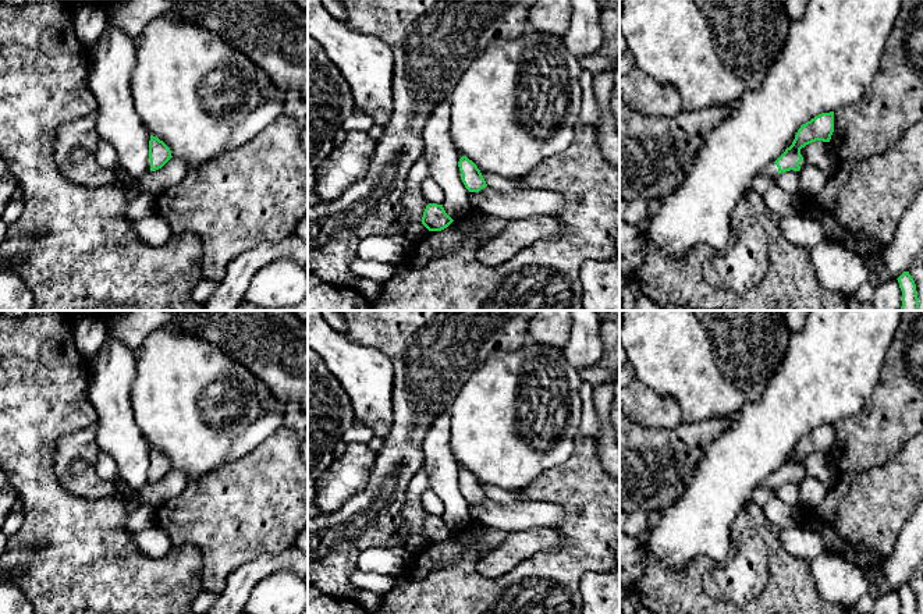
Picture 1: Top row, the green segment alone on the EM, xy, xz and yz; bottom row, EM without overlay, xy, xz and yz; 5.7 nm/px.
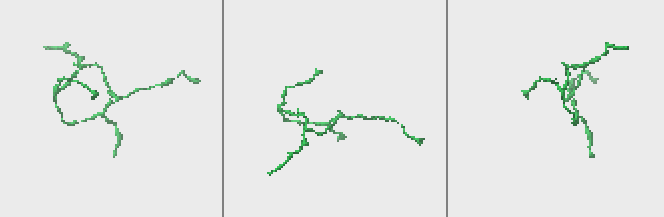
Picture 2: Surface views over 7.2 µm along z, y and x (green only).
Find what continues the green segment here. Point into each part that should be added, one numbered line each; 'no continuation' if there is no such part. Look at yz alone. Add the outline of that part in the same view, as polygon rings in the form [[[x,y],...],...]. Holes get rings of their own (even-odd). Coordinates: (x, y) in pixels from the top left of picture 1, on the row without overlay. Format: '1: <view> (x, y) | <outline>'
1: yz (771, 482) | [[[773,473],[768,478],[766,478],[764,480],[760,482],[760,485],[756,489],[768,489],[768,490],[775,490],[778,487],[778,479],[777,476]]]

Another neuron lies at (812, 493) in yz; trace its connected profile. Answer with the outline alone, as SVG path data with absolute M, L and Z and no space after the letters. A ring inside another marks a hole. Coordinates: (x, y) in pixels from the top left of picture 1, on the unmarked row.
M805 478L799 485L799 507L813 510L821 505L827 497L827 486L814 478Z

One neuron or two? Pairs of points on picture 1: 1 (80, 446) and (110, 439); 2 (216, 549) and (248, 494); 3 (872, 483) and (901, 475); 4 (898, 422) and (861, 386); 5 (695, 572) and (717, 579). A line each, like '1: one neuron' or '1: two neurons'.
1: two neurons
2: one neuron
3: one neuron
4: two neurons
5: two neurons

